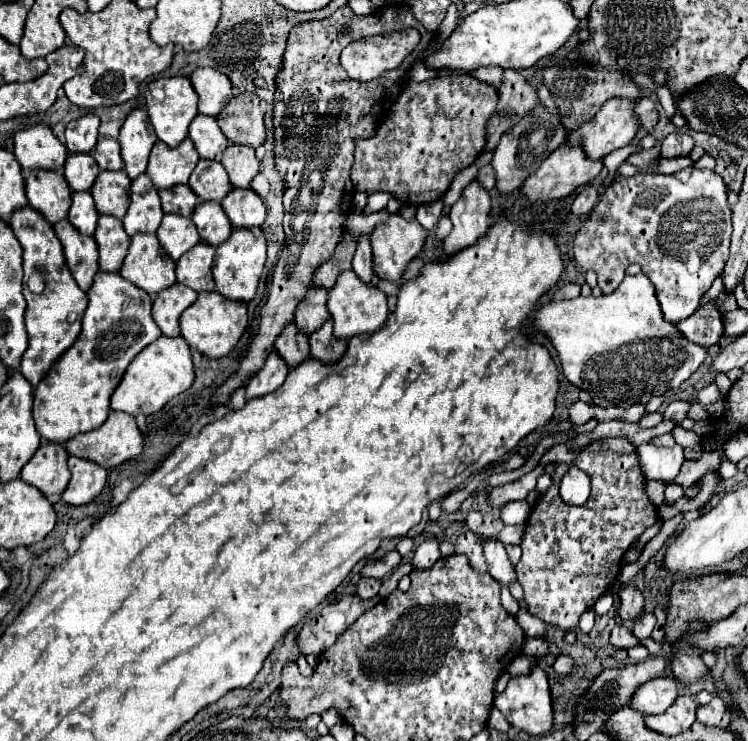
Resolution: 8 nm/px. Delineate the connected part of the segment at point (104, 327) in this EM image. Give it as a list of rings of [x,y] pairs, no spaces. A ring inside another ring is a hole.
[[[98,272],[88,290],[88,308],[76,342],[52,364],[34,390],[34,422],[42,438],[68,442],[80,432],[102,426],[110,412],[110,396],[132,358],[162,336],[152,320],[152,298],[114,272]]]

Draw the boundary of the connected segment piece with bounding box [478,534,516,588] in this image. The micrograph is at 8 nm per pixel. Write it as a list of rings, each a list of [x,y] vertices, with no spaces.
[[[478,534],[478,538],[482,540],[482,550],[484,550],[484,558],[488,564],[488,574],[492,574],[492,578],[500,586],[510,588],[516,582],[516,570],[504,550],[504,544],[500,540],[484,538],[480,534]]]

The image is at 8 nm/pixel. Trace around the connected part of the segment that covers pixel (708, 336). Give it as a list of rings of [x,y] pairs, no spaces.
[[[716,300],[702,304],[692,316],[680,320],[678,330],[696,344],[702,344],[702,346],[718,344],[718,340],[724,334],[724,324],[722,324],[722,314],[716,306]]]

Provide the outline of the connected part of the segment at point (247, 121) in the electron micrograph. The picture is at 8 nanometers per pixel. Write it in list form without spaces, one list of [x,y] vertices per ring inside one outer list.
[[[236,94],[228,106],[216,116],[222,132],[234,144],[244,144],[258,148],[266,134],[264,134],[264,112],[260,108],[260,100],[256,94]]]

